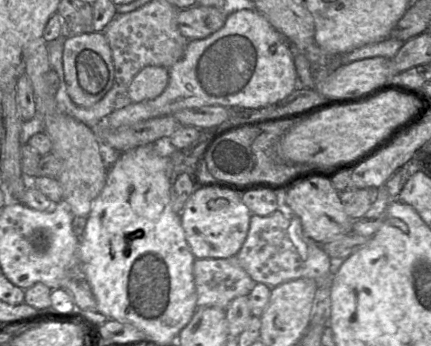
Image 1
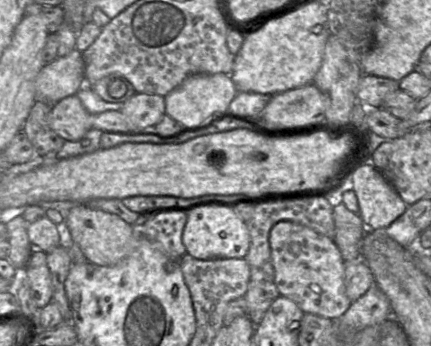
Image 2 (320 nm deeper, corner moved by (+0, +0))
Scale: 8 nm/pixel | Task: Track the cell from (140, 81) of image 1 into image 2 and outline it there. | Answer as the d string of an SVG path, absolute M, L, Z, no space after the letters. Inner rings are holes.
M135 93L123 103L121 112L138 132L151 130L165 113L165 99L155 94Z

